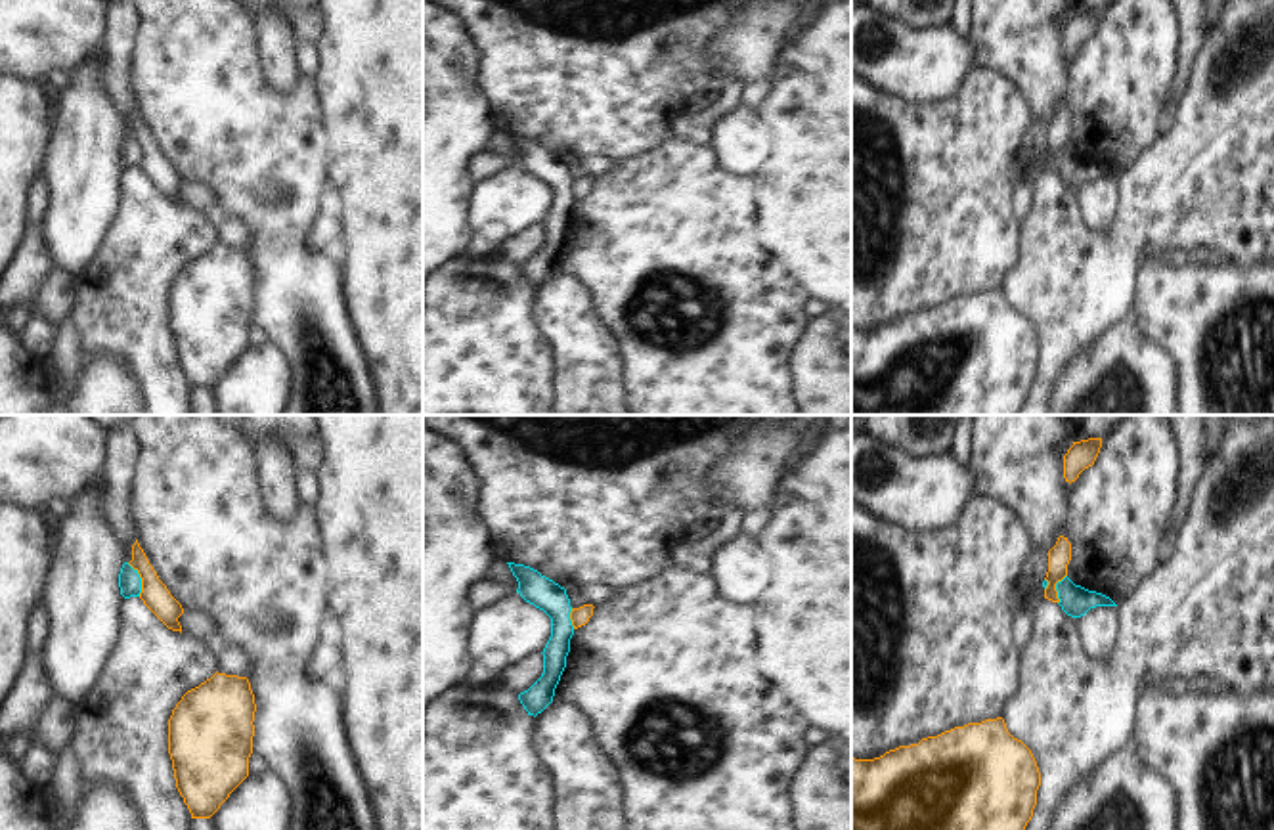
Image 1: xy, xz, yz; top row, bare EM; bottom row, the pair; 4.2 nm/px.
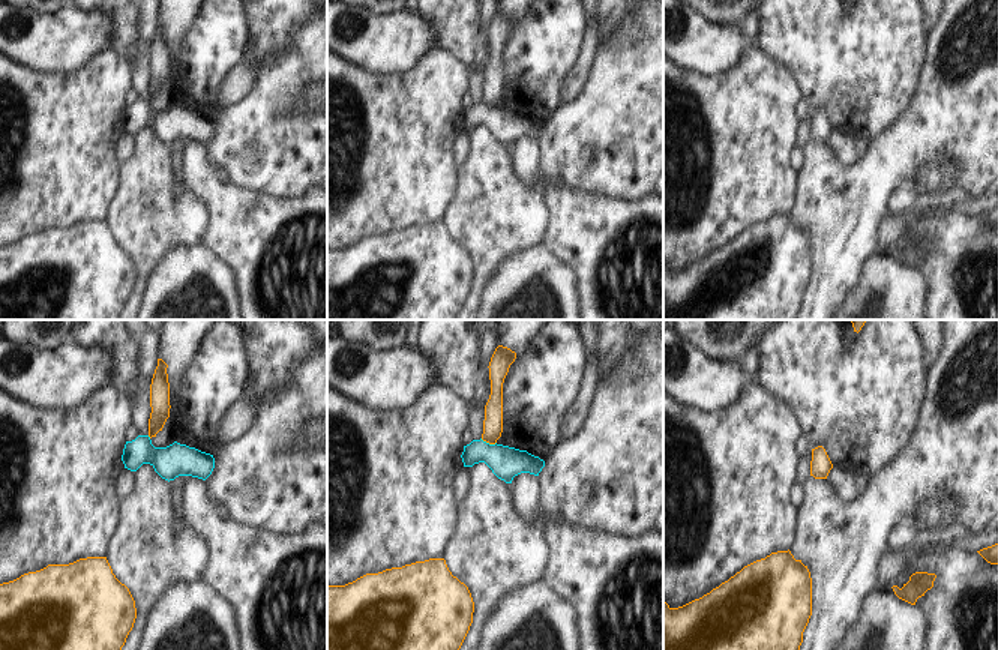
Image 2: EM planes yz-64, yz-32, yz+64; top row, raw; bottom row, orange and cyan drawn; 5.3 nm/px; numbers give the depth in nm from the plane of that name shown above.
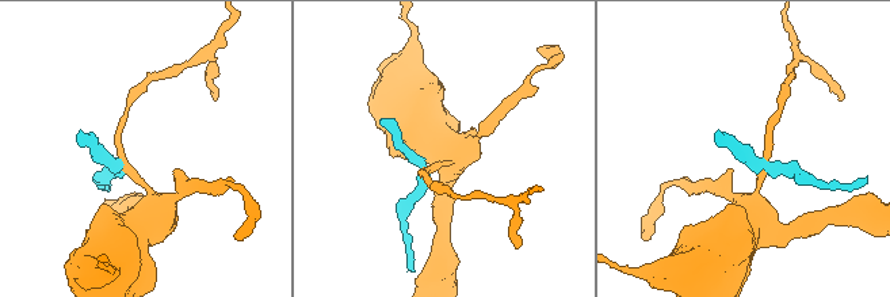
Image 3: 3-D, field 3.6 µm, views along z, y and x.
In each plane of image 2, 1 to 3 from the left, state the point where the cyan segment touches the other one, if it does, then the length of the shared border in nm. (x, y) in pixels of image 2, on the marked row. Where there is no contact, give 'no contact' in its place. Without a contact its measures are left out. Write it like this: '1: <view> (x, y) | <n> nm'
1: no contact
2: yz-32 (488, 442) | 90 nm
3: no contact

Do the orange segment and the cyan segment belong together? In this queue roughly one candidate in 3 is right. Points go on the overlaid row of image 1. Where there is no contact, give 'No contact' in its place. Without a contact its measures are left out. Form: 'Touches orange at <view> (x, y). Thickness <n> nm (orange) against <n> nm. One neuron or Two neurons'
Touches orange at xy (142, 580). Thickness 120 nm (orange) against 100 nm. Two neurons

